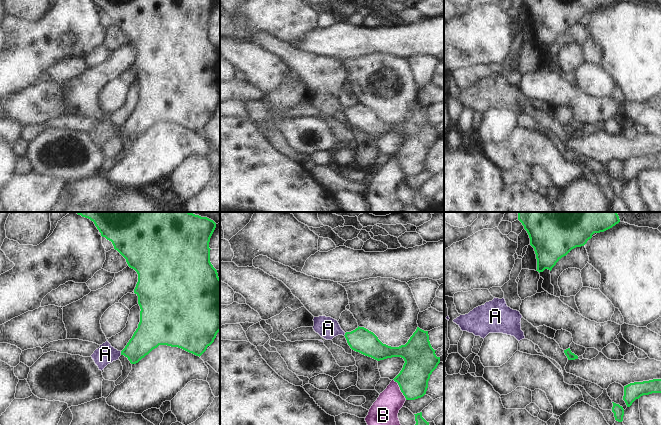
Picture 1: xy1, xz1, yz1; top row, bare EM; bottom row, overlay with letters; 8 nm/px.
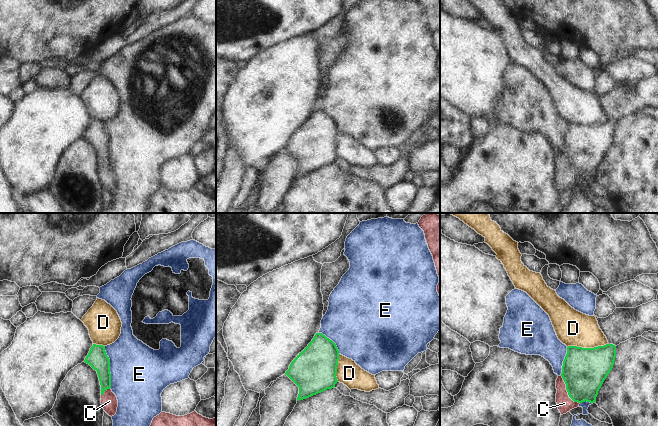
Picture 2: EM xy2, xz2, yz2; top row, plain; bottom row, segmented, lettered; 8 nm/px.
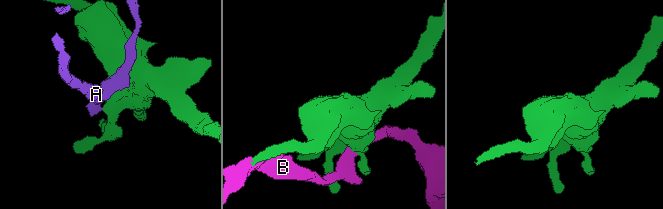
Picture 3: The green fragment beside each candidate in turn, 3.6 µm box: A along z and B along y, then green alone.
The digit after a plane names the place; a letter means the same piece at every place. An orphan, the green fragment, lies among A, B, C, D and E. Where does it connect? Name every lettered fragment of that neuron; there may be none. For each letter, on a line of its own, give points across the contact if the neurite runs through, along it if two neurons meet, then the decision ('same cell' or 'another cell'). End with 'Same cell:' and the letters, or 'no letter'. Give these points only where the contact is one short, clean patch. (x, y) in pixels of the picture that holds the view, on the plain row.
A: border xy1 (120, 127), (121, 130); another cell
B: another cell
C: way yz2 (584, 146), (581, 153), (567, 167), (567, 175), (564, 179); same cell
D: another cell
E: another cell
Same cell: C

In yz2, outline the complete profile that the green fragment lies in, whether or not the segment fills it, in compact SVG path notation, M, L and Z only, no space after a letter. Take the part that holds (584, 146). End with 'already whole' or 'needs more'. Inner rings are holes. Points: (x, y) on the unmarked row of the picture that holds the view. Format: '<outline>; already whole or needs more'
M568 122L562 149L556 156L556 179L561 191L582 178L596 178L598 167L613 144L616 122Z; needs more

